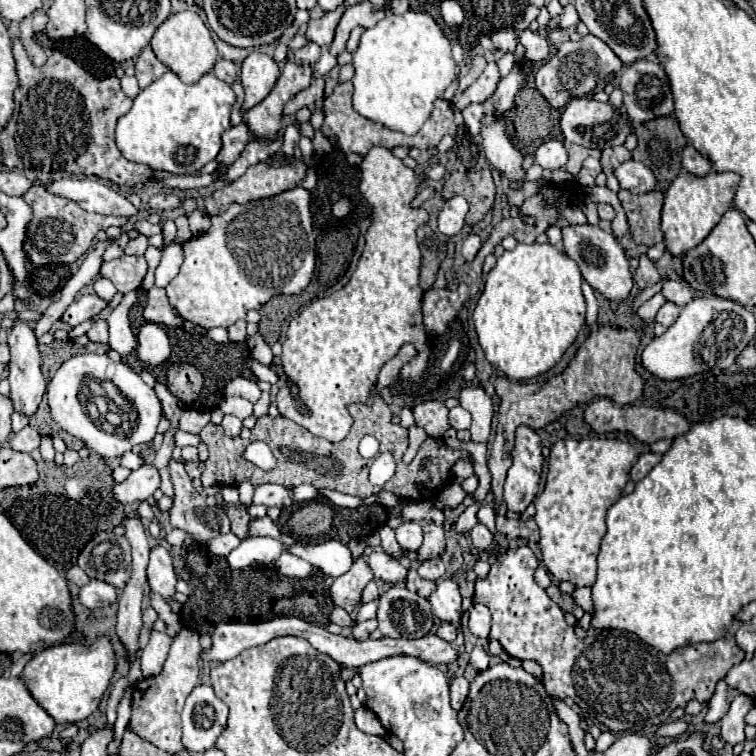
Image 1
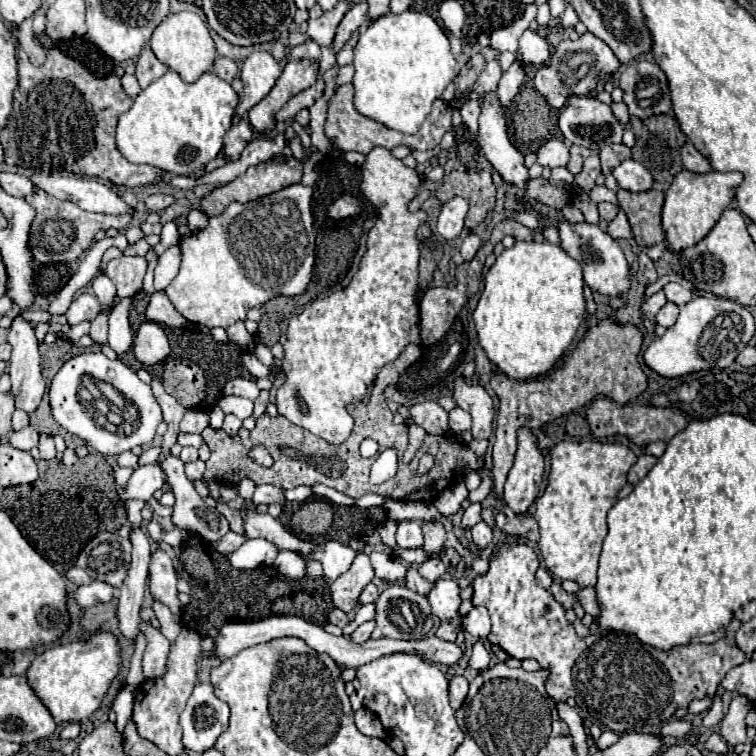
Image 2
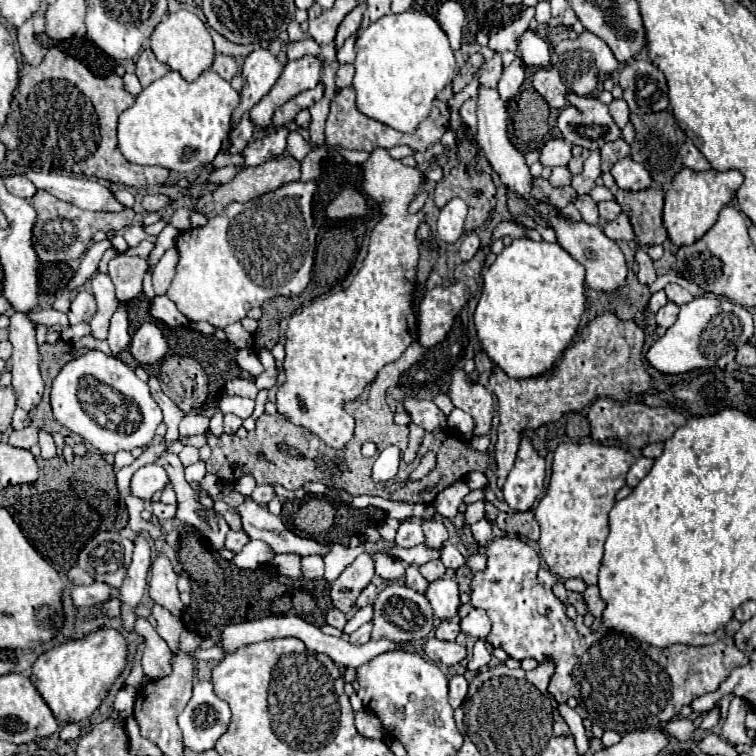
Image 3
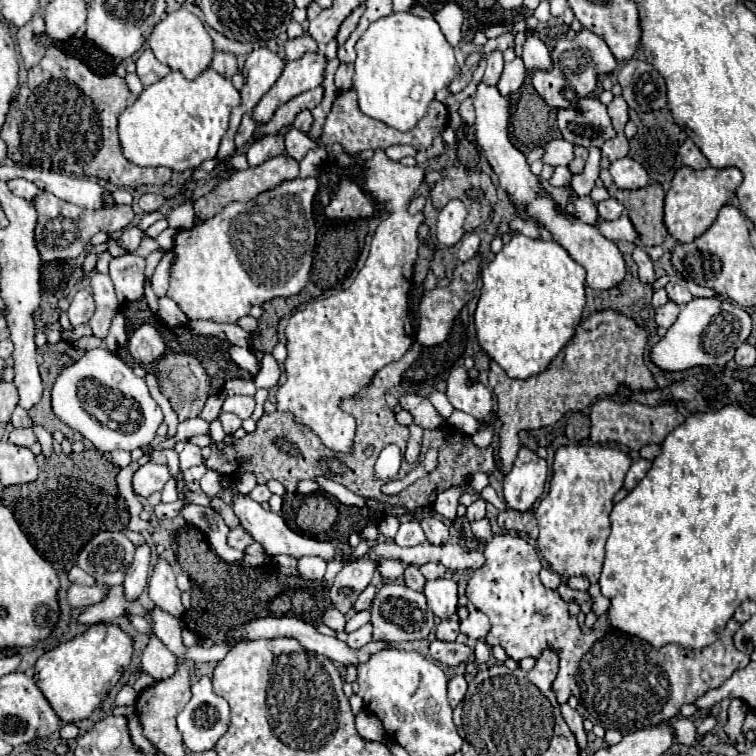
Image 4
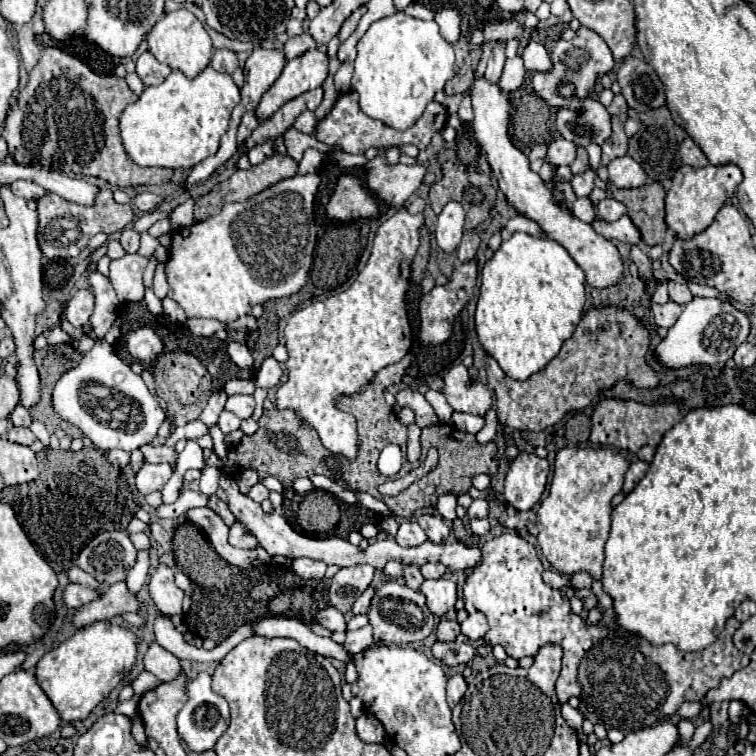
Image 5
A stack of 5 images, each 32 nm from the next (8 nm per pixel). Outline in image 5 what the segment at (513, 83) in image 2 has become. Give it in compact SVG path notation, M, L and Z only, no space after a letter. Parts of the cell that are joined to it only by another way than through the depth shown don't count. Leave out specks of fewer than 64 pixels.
M516 56L516 58L512 58L512 60L506 60L502 78L500 78L500 82L498 82L500 90L502 90L504 94L518 90L518 88L522 86L522 82L524 82L524 72L526 72L526 70L524 70L524 66L522 66L522 58L520 58L520 56Z

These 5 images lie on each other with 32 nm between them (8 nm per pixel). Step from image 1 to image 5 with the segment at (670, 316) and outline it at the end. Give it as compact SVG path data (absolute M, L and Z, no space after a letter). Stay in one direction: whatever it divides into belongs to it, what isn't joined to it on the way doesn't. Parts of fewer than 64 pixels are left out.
M670 300L670 302L662 304L662 306L652 304L652 310L654 310L654 320L656 320L656 324L662 326L662 328L670 328L670 326L678 320L678 316L680 316L680 312L682 312L682 306Z

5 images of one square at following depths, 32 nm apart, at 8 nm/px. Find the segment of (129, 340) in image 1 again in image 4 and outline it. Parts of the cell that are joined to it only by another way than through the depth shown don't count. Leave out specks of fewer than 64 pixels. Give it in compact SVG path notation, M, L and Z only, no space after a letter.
M118 312L114 318L112 318L112 326L108 330L108 336L106 336L106 344L112 352L116 352L120 346L126 346L128 342L128 334L126 334L126 318L124 318L124 312Z

